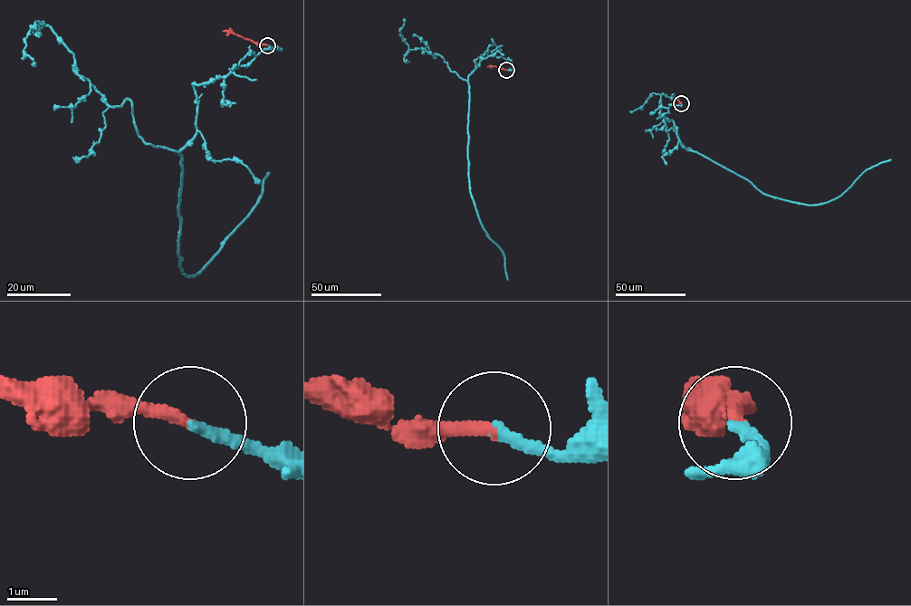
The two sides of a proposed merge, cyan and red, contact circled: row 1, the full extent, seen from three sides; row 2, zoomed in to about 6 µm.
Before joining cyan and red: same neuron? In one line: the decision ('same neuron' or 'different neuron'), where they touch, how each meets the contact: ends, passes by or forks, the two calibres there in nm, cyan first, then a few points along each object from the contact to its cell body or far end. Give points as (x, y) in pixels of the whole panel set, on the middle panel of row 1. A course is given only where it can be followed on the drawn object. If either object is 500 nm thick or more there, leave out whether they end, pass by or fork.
same neuron | (506, 70) | cyan ends | red ends | 220/240 nm | cyan via (506, 70), (513, 69), (509, 59), (490, 51), (474, 61), (467, 158), (477, 215), (503, 254), (508, 280) | red via (506, 70), (487, 67)

